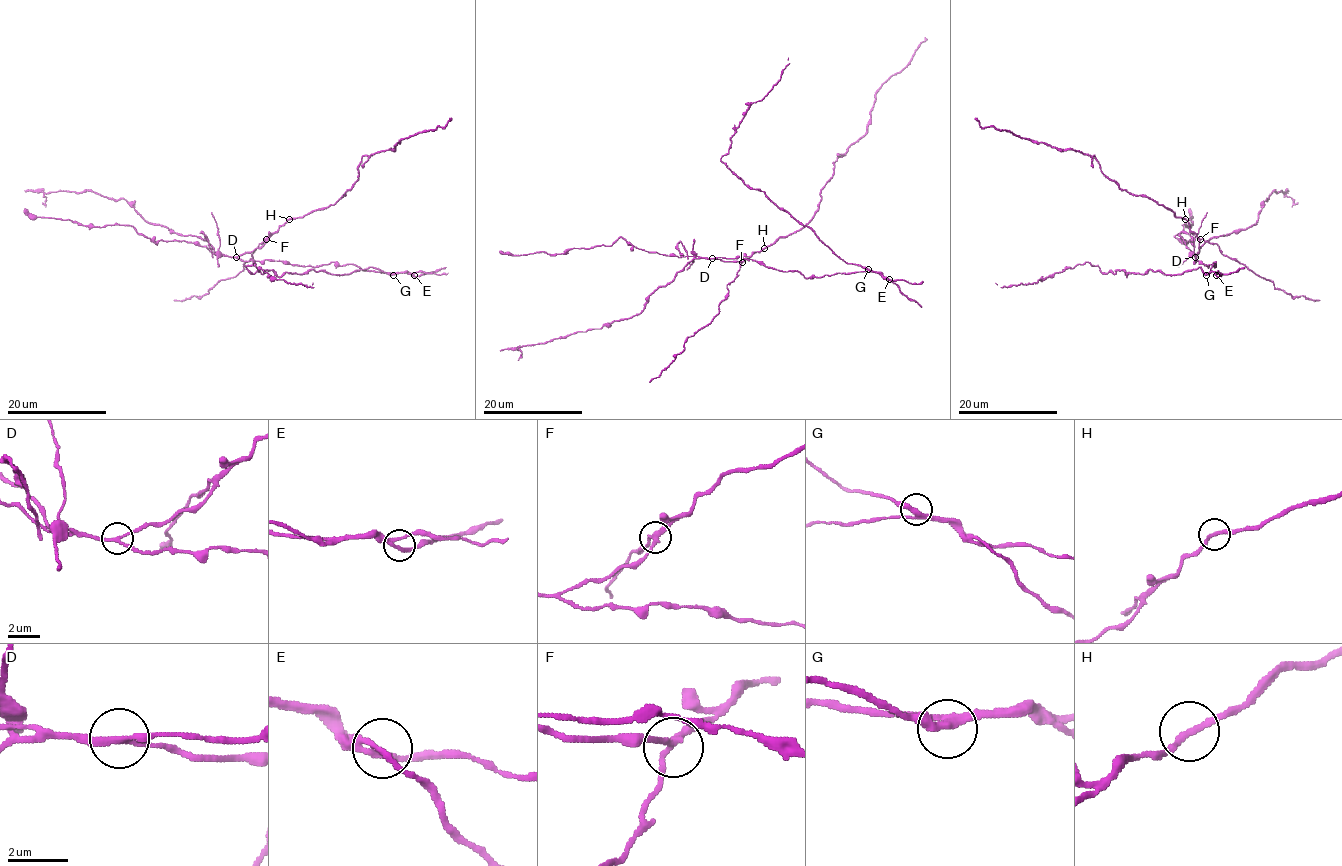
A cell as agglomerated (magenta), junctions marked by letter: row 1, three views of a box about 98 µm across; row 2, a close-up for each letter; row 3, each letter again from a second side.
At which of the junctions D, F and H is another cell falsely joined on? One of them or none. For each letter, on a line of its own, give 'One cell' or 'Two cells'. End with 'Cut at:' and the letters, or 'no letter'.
D: Two cells
F: One cell
H: One cell
Cut at: D

